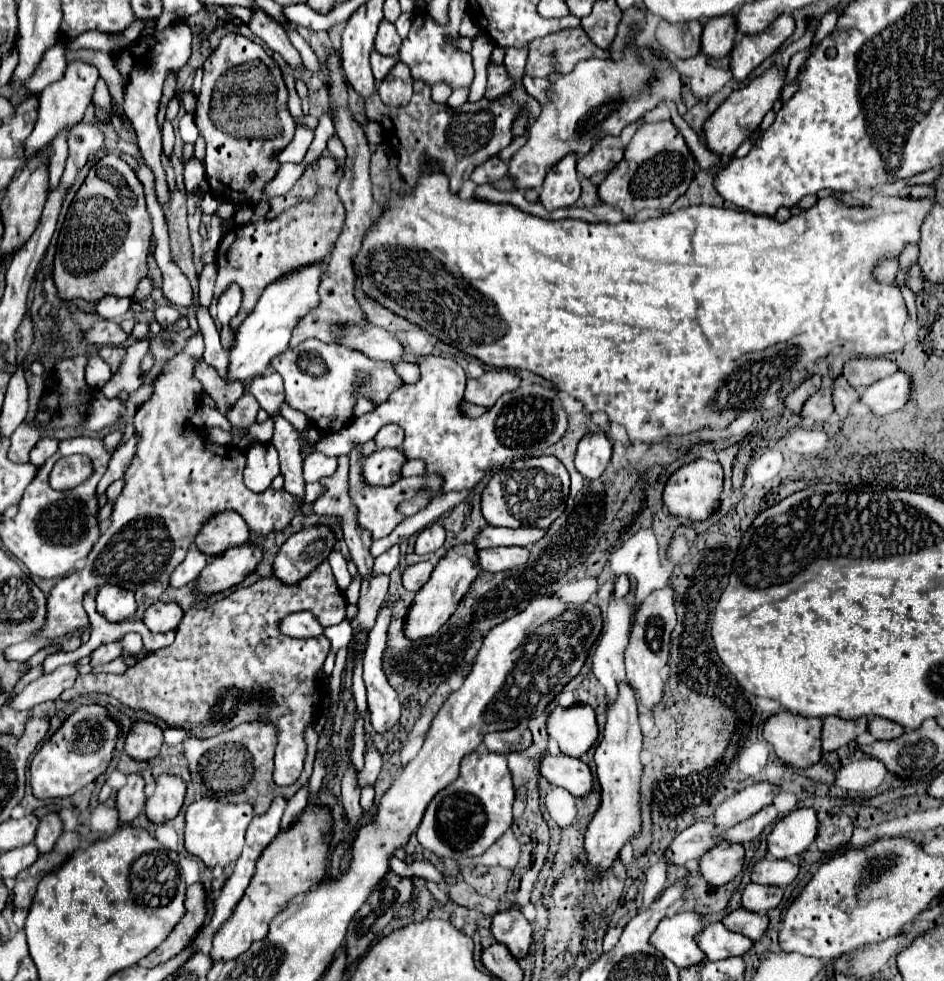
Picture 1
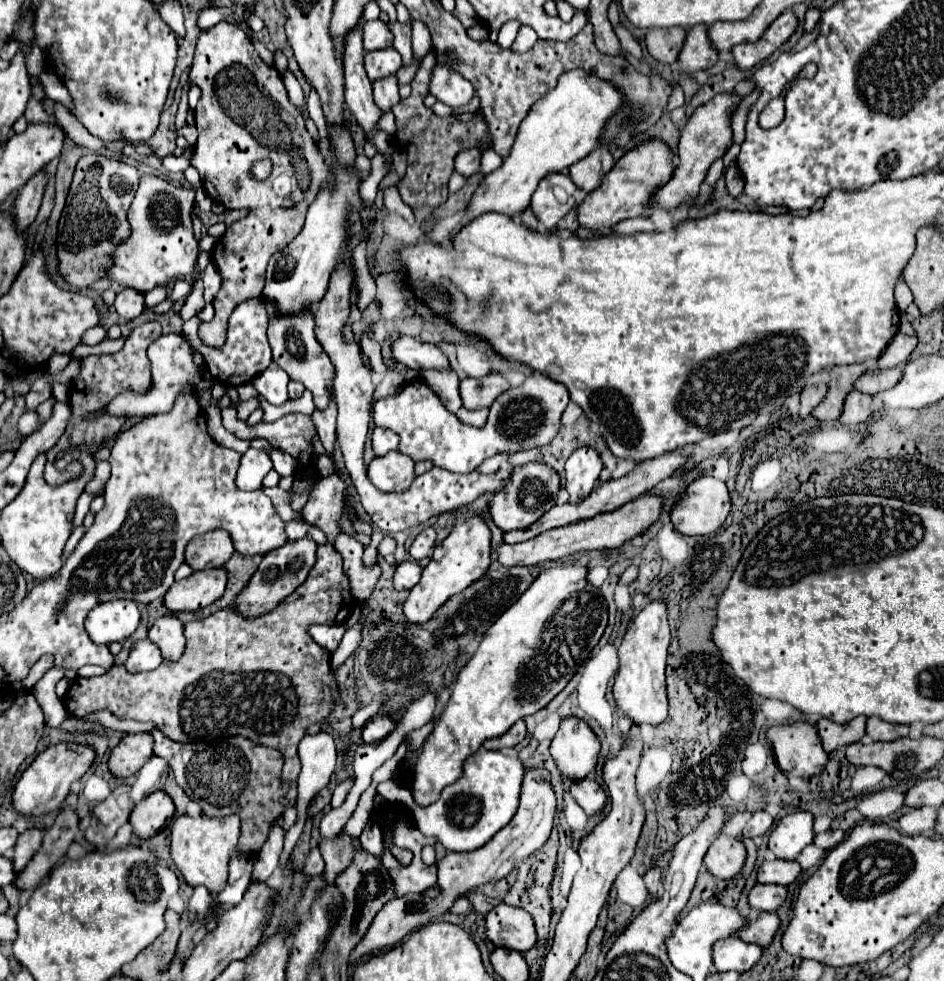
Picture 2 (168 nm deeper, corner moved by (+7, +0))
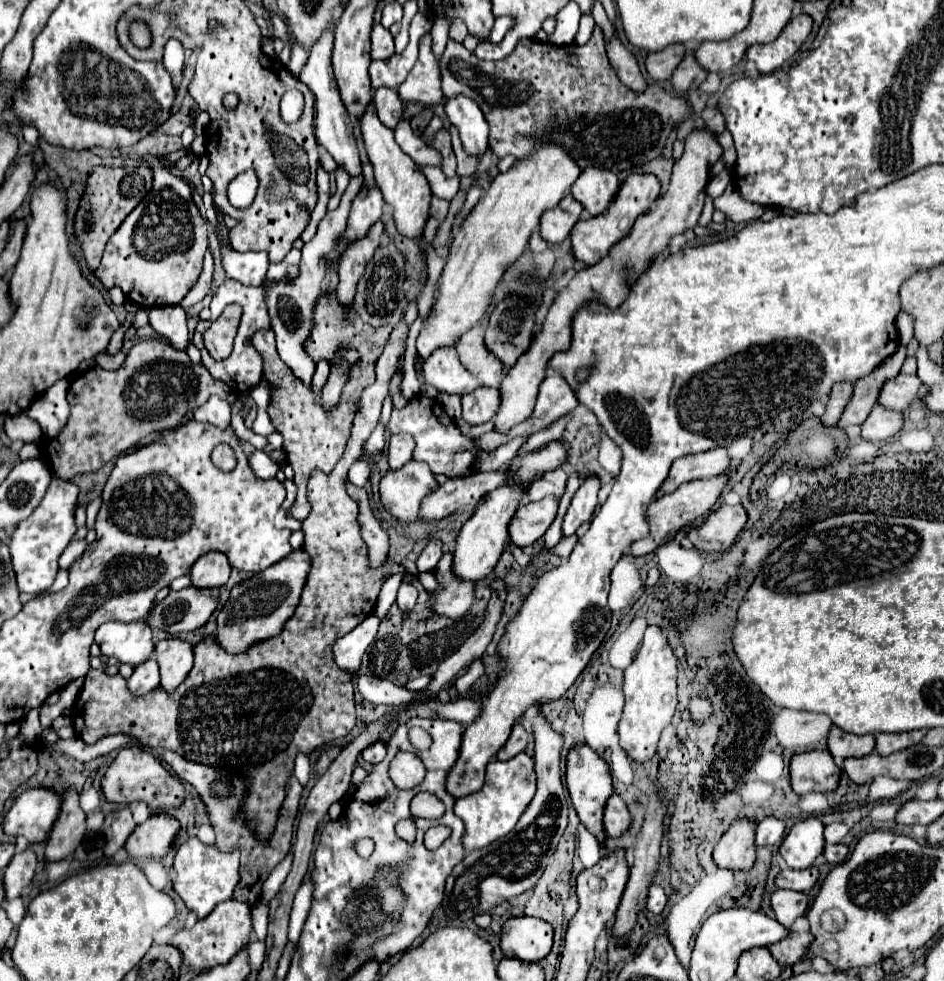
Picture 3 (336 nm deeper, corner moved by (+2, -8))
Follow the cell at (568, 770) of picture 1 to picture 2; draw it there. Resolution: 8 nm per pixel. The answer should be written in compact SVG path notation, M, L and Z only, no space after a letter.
M583 779L579 783L569 781L571 785L571 795L575 797L575 801L583 807L583 811L591 817L595 813L601 813L605 809L607 803L607 795L601 789L601 785L593 779Z

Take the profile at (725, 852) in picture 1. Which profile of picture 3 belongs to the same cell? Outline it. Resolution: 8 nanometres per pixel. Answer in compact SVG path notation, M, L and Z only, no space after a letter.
M740 819L722 835L714 847L714 863L720 869L748 871L754 865L754 827L756 823Z

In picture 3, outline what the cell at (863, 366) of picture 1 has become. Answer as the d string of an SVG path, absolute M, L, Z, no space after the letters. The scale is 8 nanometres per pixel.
M900 373L898 377L884 383L884 387L878 395L878 403L886 409L902 411L908 407L910 401L914 401L918 397L918 389L920 389L920 379L916 375Z

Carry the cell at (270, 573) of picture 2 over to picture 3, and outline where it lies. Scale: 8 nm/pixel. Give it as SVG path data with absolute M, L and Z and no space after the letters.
M300 549L280 559L274 567L268 567L266 571L260 571L248 581L236 585L218 615L216 639L224 645L224 649L230 653L242 653L246 647L250 647L250 643L278 635L300 601L310 567L310 555Z

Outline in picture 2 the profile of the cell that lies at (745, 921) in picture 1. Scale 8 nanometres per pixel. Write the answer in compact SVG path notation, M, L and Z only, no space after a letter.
M763 913L757 921L749 921L749 925L741 929L737 937L745 939L747 943L757 943L767 949L775 933L779 931L779 927L781 927L781 919L777 917L777 913Z

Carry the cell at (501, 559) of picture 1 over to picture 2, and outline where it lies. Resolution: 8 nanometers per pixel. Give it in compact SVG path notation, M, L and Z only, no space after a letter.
M647 493L647 495L641 495L641 499L635 499L633 503L625 503L623 507L619 507L613 513L601 513L597 517L569 523L565 527L549 529L549 531L537 535L535 539L529 539L529 541L517 543L517 545L503 543L497 549L497 559L501 565L507 565L507 567L511 567L511 565L539 565L545 561L559 561L559 559L565 559L573 553L587 551L587 549L599 549L599 551L619 549L623 543L631 541L633 537L643 535L659 519L661 509L663 509L663 497Z

